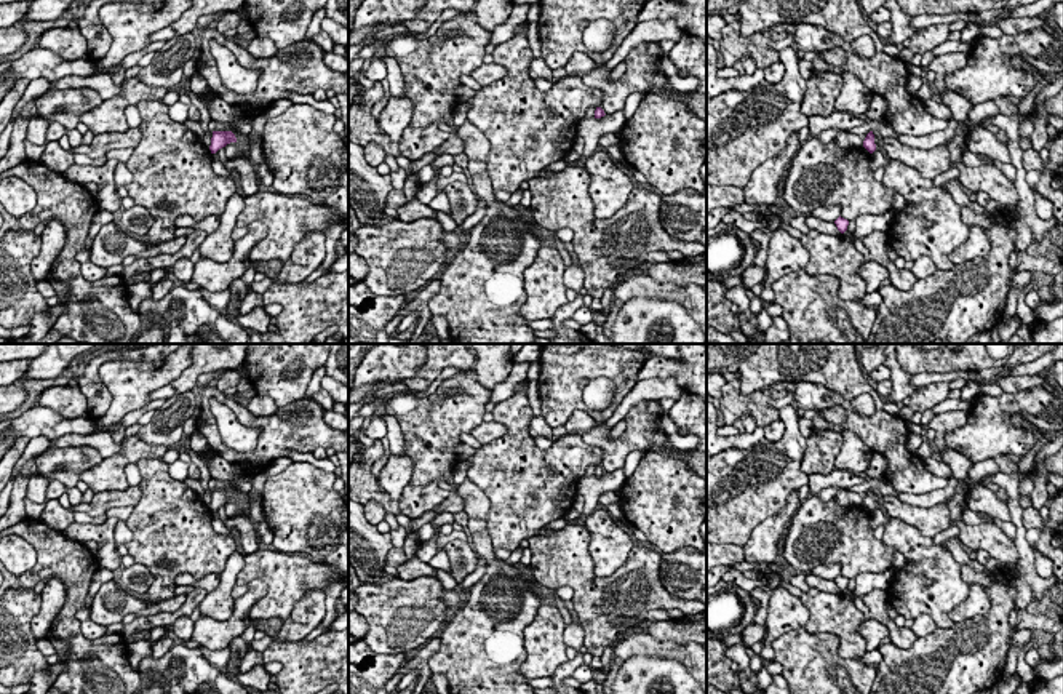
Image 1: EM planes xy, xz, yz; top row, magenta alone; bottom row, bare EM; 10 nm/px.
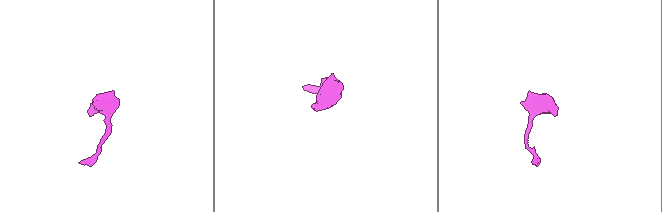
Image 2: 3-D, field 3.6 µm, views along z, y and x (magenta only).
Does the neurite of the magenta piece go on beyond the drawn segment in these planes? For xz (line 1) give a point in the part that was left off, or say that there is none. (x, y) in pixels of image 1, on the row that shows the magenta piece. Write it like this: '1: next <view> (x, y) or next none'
1: next none

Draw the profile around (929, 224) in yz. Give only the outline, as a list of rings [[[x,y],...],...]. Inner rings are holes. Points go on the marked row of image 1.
[[[889,160],[881,181],[886,187],[897,190],[905,198],[905,206],[894,211],[892,221],[886,232],[887,243],[905,261],[916,261],[927,256],[937,270],[953,270],[956,265],[950,261],[950,253],[969,238],[970,225],[961,219],[961,206],[932,179],[922,177],[921,173],[900,160]]]

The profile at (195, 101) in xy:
[[[187,90],[184,93],[189,94],[192,106],[195,106],[200,110],[200,115],[201,115],[200,126],[205,131],[205,134],[200,138],[200,141],[205,144],[206,149],[209,149],[211,138],[213,138],[208,134],[208,131],[209,131],[208,125],[211,122],[209,112],[206,109],[206,106],[203,104],[203,101],[195,93],[192,93],[190,90]]]

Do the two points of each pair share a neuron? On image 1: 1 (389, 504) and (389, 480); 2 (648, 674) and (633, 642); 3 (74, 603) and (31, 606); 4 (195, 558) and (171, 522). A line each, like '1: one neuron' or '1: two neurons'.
1: two neurons
2: two neurons
3: two neurons
4: one neuron

